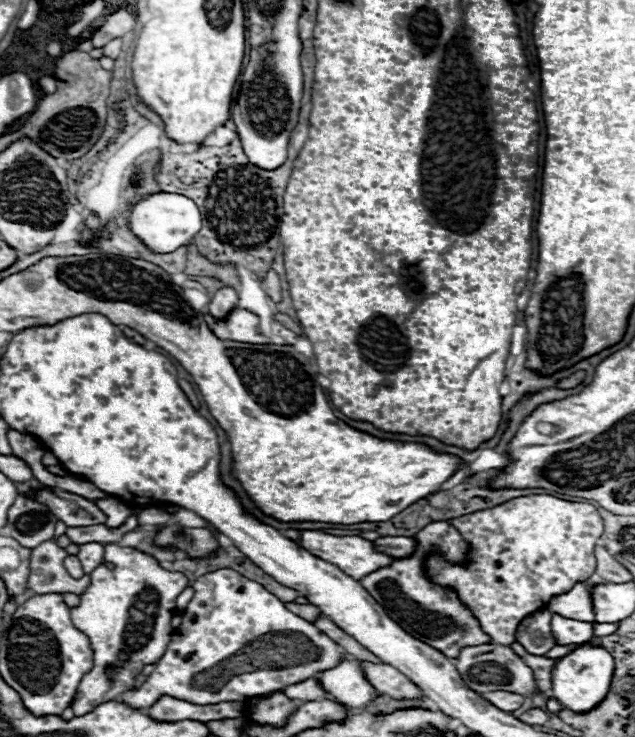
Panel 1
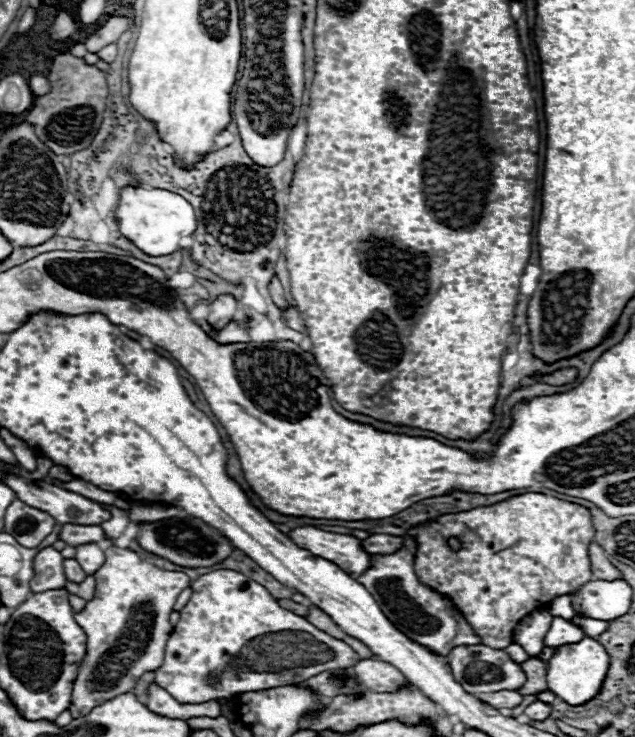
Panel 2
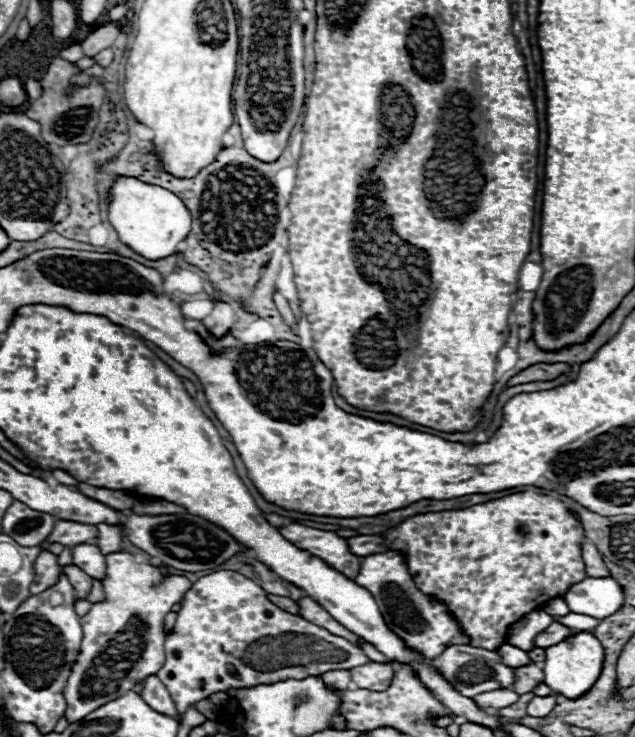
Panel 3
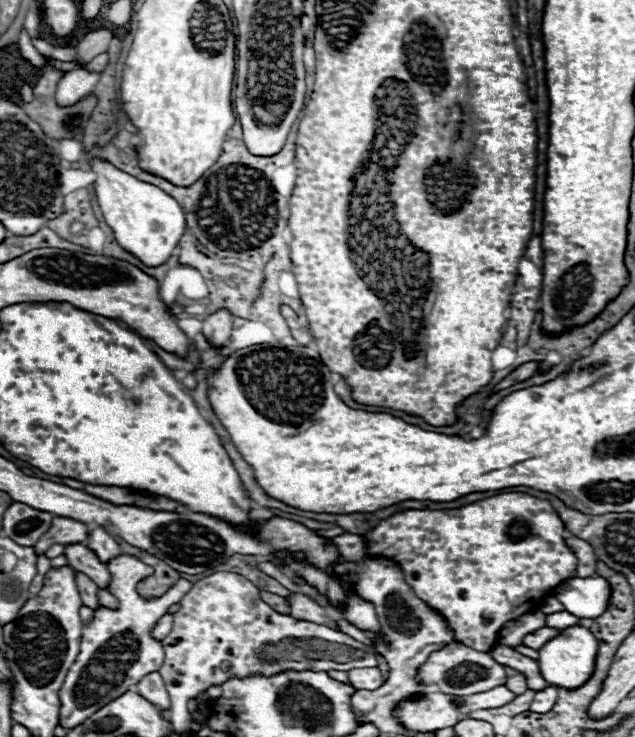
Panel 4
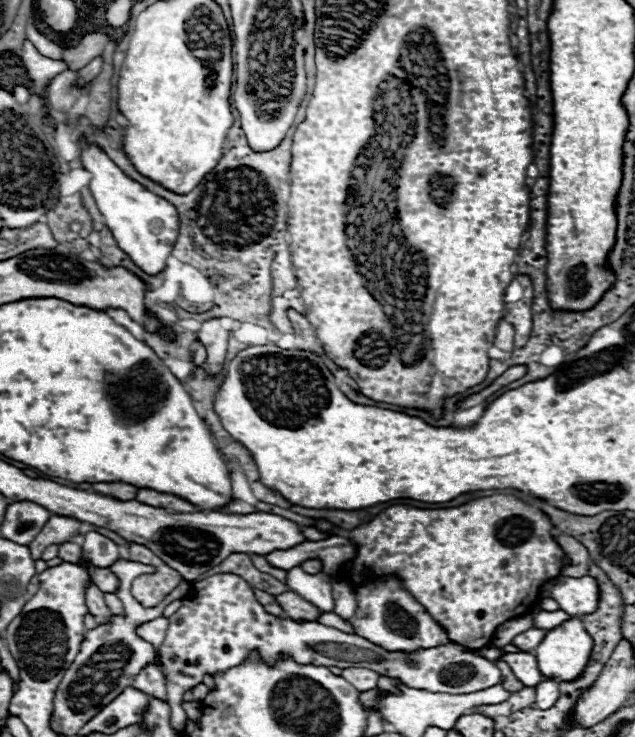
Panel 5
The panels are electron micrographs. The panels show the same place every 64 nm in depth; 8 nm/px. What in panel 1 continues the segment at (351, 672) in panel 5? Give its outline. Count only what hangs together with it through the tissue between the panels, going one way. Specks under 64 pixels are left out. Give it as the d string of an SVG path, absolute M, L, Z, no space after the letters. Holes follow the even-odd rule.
M364 662L364 672L370 684L380 694L388 694L396 700L424 700L424 694L420 692L420 688L410 678L406 678L402 672L392 668L390 664Z

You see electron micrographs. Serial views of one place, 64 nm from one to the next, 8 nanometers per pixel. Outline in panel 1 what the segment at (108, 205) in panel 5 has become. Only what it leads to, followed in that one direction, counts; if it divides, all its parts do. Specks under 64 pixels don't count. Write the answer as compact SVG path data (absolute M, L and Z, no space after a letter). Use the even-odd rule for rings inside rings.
M160 192L140 200L132 208L130 224L132 224L132 232L154 252L174 252L176 248L184 246L188 240L192 240L198 234L198 230L202 228L202 214L194 204L194 200L180 194Z

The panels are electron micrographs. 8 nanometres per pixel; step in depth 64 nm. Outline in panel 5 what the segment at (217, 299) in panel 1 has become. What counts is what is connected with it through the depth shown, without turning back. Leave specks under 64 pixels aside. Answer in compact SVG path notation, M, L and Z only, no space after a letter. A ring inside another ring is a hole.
M210 318L202 324L200 332L198 332L198 338L200 342L206 346L208 350L208 358L212 358L210 362L204 364L206 370L210 372L220 372L222 366L224 366L224 360L226 360L226 346L228 346L228 330L224 330L220 326L220 318Z

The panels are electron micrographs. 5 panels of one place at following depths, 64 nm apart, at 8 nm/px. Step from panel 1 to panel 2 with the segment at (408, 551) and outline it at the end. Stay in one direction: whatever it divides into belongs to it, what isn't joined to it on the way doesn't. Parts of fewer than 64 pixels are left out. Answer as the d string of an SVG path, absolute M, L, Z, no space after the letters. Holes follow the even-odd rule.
M374 534L366 540L362 540L364 550L370 554L394 554L404 546L402 536L390 536L390 534Z

